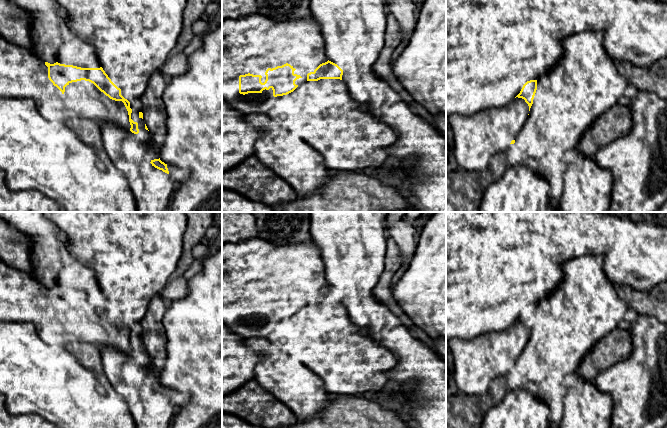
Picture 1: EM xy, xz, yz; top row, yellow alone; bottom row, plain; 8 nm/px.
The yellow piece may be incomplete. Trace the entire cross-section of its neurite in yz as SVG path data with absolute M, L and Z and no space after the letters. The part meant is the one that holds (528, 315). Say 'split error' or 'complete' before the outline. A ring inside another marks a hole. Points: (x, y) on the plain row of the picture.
split error; M530 304L505 330L487 332L471 340L453 338L448 341L459 394L486 395L494 379L507 376L528 342L536 314L537 304Z

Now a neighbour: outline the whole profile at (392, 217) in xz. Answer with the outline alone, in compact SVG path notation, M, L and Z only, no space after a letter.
M388 212L386 222L388 228L399 220L404 219L406 212Z

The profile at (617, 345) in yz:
M615 328L601 338L581 361L578 374L594 381L595 378L609 366L630 356L632 338L628 330Z

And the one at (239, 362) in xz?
M222 321L222 396L254 380L256 366L262 357L246 347L244 340Z

